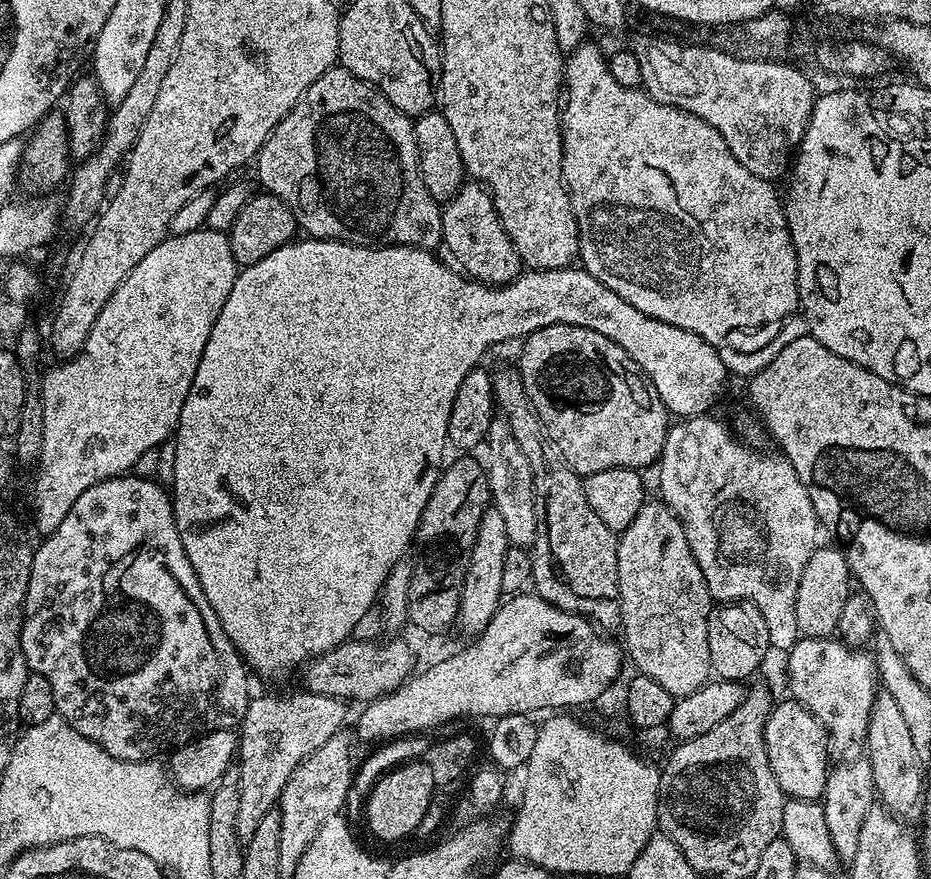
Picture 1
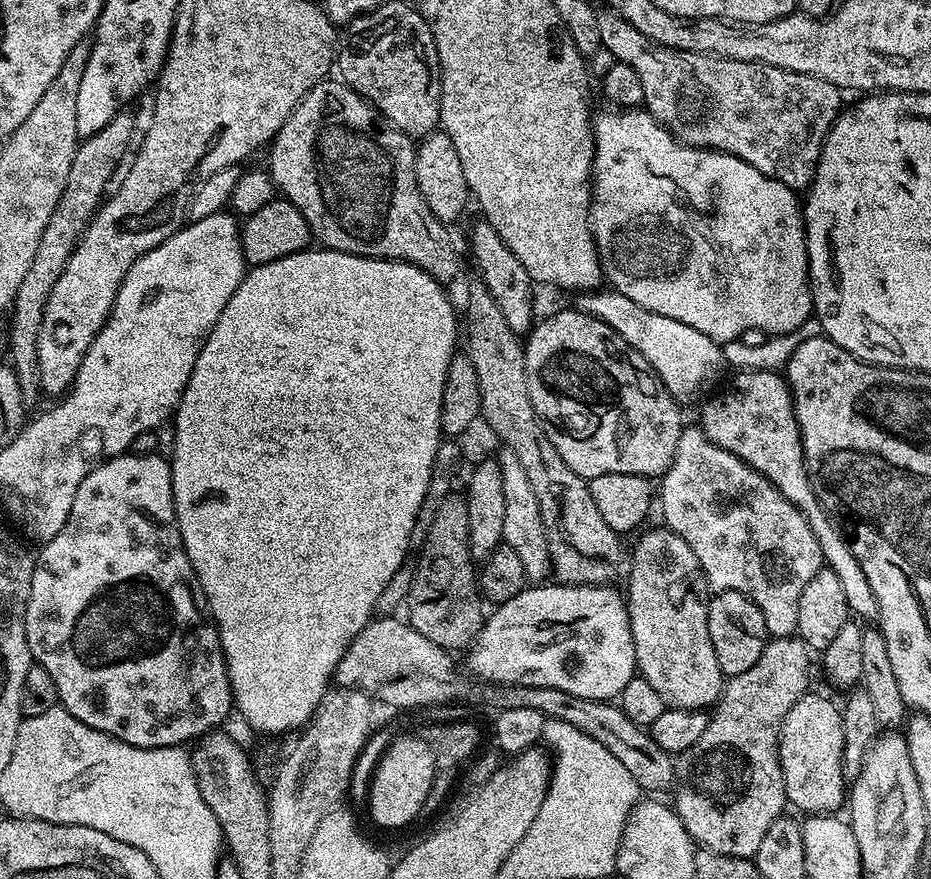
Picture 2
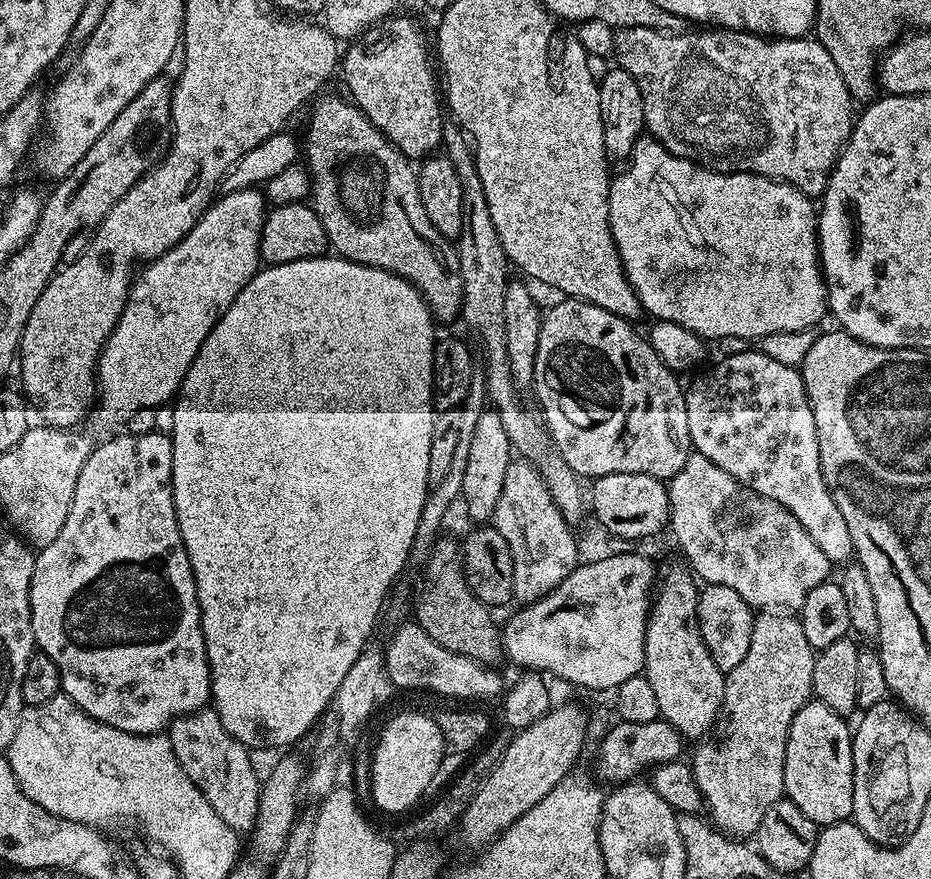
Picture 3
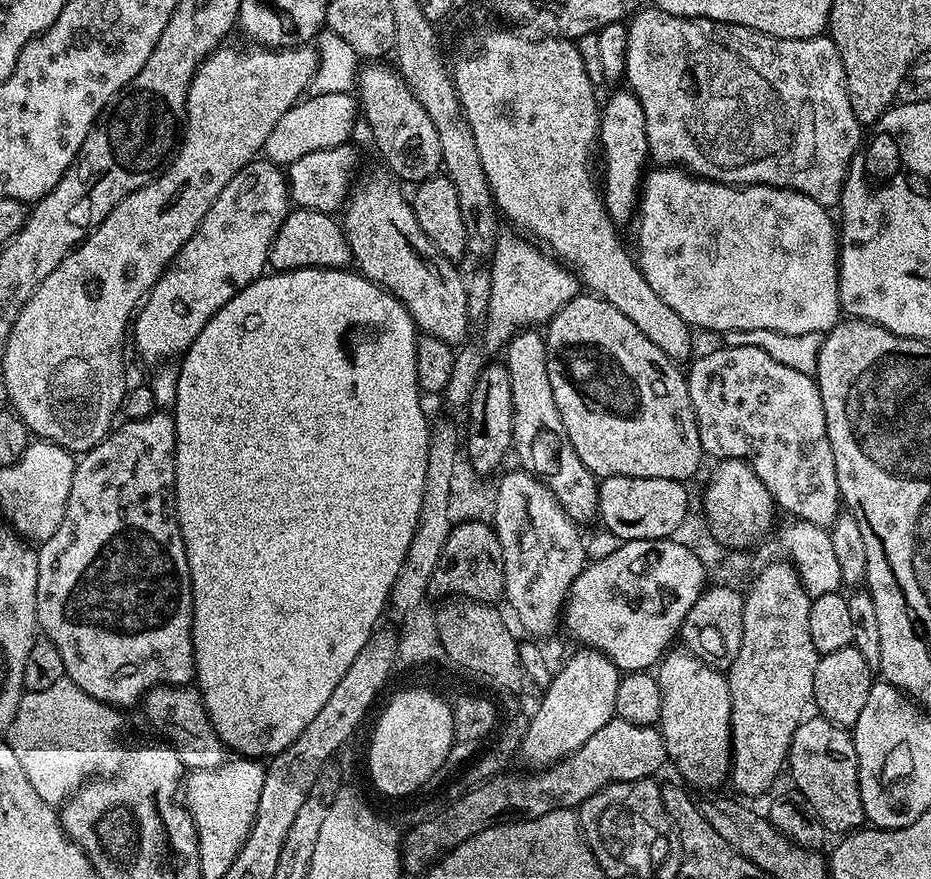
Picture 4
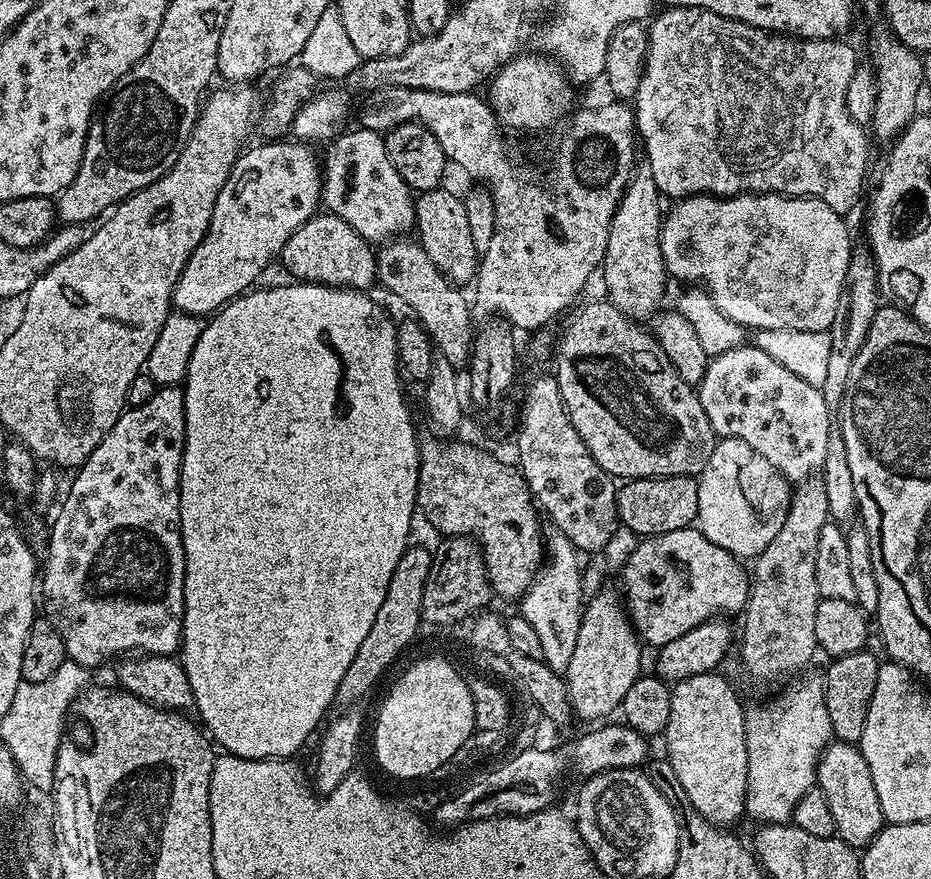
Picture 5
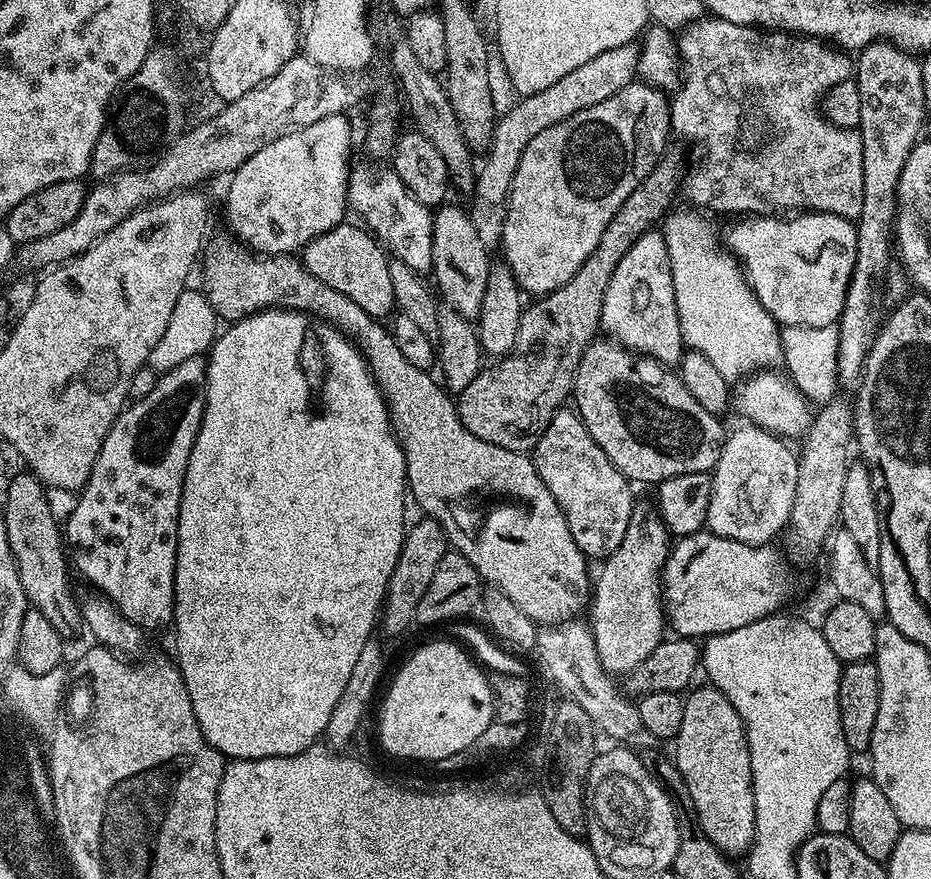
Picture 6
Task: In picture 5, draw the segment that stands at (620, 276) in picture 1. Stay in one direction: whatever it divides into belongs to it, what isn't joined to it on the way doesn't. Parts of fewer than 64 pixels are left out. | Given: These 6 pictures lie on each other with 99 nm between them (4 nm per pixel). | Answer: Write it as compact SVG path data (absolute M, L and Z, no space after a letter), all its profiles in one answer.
M741 194L738 196L685 196L677 199L672 209L667 209L660 225L660 245L664 259L664 271L673 281L685 280L685 285L700 286L712 297L714 306L726 318L738 322L746 330L810 330L827 332L836 320L836 311L841 311L846 296L847 267L854 247L854 240L844 225L845 217L830 210L826 202L813 196L785 196L783 194Z

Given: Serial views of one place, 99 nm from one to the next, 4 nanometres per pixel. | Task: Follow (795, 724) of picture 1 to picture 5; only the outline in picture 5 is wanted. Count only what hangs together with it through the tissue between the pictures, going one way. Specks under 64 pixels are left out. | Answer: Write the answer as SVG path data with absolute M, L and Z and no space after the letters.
M829 743L816 763L816 784L825 795L829 814L834 818L836 835L851 848L863 850L886 827L882 806L878 806L878 790L870 778L870 766L854 744Z

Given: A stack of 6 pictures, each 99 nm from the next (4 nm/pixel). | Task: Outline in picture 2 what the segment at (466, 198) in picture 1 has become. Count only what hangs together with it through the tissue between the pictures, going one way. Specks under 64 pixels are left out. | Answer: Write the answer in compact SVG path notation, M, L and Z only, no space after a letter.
M480 218L472 228L472 233L468 236L468 248L472 251L472 256L476 259L476 264L480 267L479 279L482 281L488 293L494 298L498 310L502 310L502 318L510 326L510 330L517 334L527 334L534 327L532 320L532 288L534 281L532 275L514 258L514 250L502 242L498 230L490 226L487 220Z

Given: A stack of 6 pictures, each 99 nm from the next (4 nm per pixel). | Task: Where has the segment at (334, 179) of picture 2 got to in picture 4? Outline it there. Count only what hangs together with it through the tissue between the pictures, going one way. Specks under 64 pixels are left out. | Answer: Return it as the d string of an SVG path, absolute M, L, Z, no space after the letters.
M383 167L376 168L364 181L353 187L343 209L342 227L344 237L352 251L352 260L360 275L373 280L379 288L384 288L396 300L401 300L412 316L417 329L425 336L442 338L451 346L460 346L468 336L470 321L467 316L467 283L453 261L440 253L438 246L426 238L426 230L418 222L409 197L404 196L401 181Z

